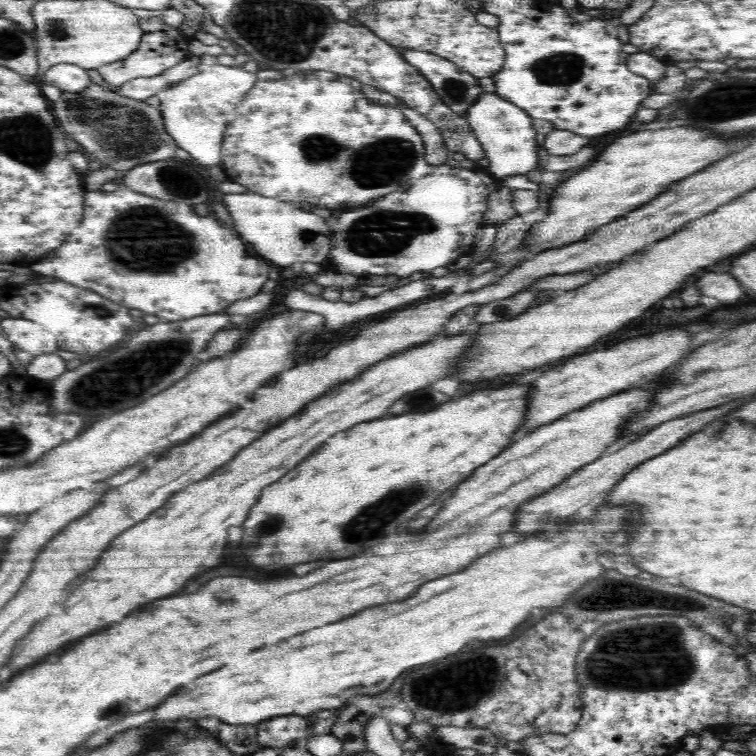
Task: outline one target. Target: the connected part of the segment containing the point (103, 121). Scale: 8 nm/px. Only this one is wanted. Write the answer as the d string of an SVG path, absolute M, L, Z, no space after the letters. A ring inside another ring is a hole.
M90 84L84 88L84 92L62 91L60 100L52 102L50 106L60 122L61 130L76 140L81 150L84 148L88 152L88 158L100 160L104 166L130 170L138 164L172 158L178 150L176 142L162 126L160 109L108 92L98 84Z

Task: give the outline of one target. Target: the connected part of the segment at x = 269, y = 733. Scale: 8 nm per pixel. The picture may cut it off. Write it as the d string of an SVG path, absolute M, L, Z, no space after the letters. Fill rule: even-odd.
M284 715L276 716L259 722L257 727L257 741L262 748L281 750L297 740L308 738L306 732L312 731L310 721L304 716Z

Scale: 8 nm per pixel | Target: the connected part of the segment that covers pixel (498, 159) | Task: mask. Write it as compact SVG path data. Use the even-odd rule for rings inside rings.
M482 93L480 98L465 112L466 120L482 143L489 160L487 172L496 177L526 174L534 170L544 152L541 140L533 127L533 118L522 108L494 93Z

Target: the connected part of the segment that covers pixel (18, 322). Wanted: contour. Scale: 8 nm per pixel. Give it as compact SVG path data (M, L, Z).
M6 318L2 320L2 330L8 340L14 342L16 348L26 350L35 357L42 352L56 352L56 336L52 336L48 330L44 330L40 324L34 324L24 318Z

